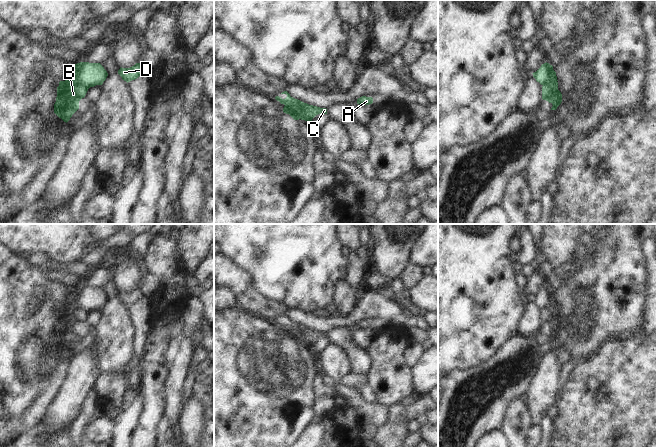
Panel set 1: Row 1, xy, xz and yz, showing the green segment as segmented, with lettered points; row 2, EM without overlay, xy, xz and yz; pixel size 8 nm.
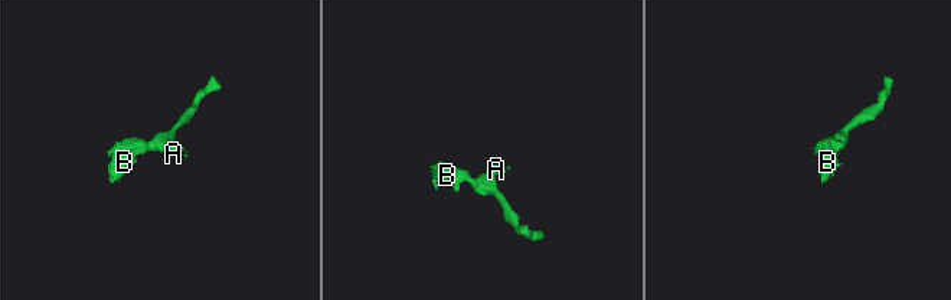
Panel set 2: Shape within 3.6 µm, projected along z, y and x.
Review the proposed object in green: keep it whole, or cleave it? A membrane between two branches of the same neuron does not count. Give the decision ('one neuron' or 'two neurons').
two neurons

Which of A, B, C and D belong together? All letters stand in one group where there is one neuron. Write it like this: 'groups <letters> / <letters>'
groups A C D / B

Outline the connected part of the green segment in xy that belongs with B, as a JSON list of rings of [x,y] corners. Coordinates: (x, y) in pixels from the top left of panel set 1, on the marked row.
[[[73,73],[65,81],[60,81],[57,87],[57,97],[54,113],[64,122],[68,122],[79,109],[79,101],[85,97],[88,88],[80,84]]]

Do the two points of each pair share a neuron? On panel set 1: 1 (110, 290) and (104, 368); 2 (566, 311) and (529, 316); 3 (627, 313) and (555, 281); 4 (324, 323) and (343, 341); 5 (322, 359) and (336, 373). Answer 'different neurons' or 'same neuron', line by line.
1: same neuron
2: different neurons
3: different neurons
4: different neurons
5: same neuron

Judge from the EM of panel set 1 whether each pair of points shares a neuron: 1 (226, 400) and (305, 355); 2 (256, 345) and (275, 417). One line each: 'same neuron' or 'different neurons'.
1: same neuron
2: same neuron

